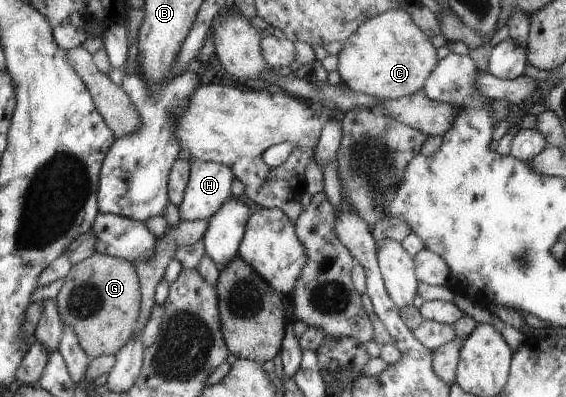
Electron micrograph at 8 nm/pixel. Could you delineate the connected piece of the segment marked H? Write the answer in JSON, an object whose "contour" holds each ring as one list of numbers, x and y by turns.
{"contour":[[191,159,184,198,177,208,179,220,207,219,216,213,226,199,233,197,230,190,232,178,229,166]]}

